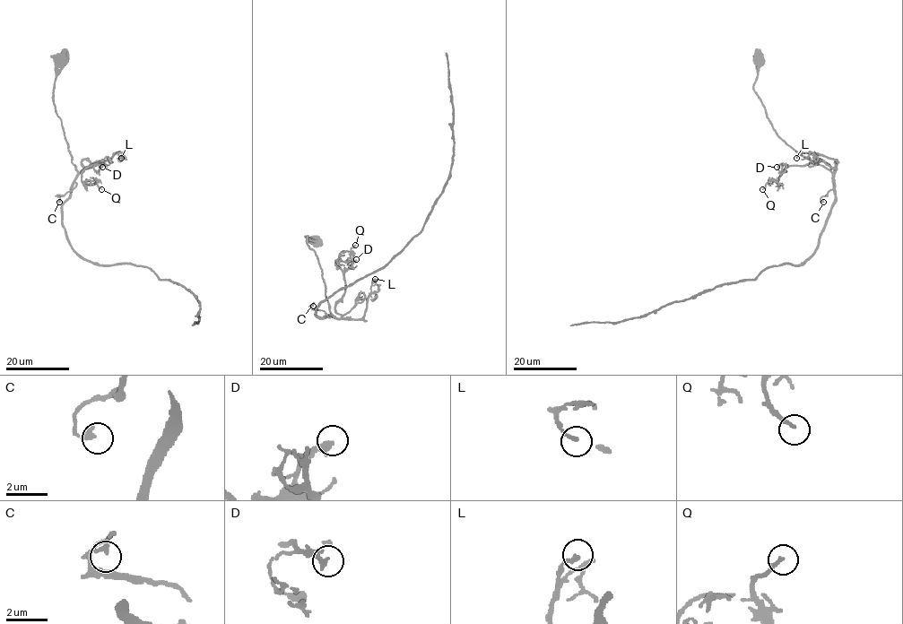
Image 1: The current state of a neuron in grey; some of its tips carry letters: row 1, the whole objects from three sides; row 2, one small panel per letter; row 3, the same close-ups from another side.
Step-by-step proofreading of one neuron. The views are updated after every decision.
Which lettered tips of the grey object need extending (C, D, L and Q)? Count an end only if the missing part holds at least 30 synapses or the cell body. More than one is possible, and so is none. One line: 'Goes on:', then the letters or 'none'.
Goes on: none

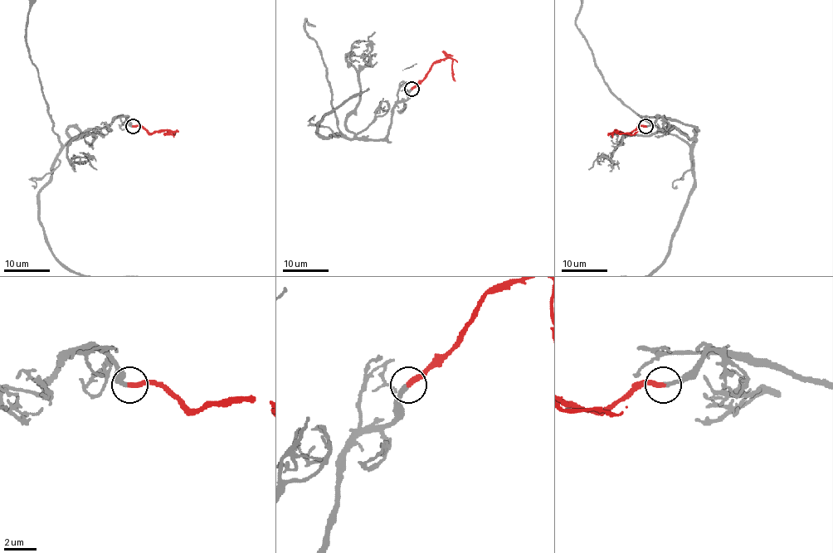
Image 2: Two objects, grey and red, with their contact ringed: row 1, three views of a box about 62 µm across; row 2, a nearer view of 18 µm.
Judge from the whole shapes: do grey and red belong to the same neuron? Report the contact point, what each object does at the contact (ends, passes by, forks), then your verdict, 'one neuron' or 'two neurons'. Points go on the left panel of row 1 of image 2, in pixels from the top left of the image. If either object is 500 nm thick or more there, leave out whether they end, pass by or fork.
(133, 126) | grey ends | red ends | one neuron

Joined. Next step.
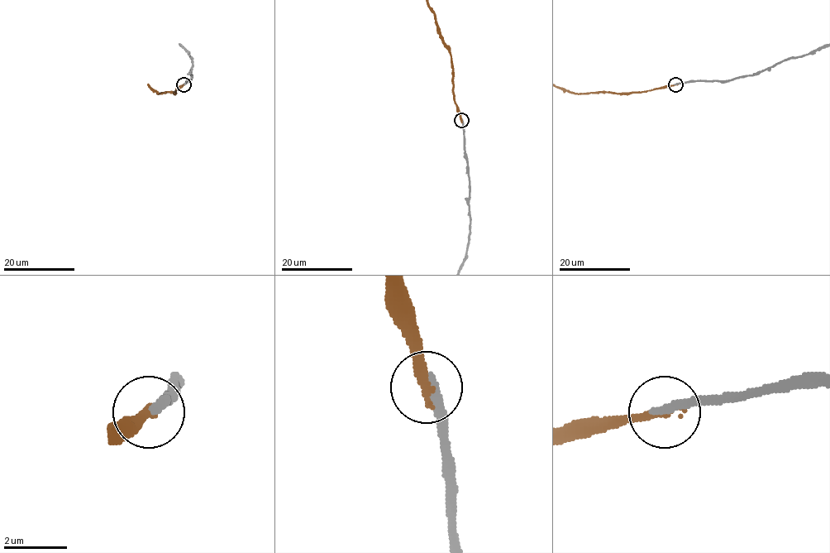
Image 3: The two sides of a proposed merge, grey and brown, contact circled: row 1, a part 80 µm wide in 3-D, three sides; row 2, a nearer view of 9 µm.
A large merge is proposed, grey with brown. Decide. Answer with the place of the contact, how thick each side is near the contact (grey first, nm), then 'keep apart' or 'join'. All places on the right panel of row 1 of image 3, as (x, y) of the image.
(675, 84) | 340/320 nm | join

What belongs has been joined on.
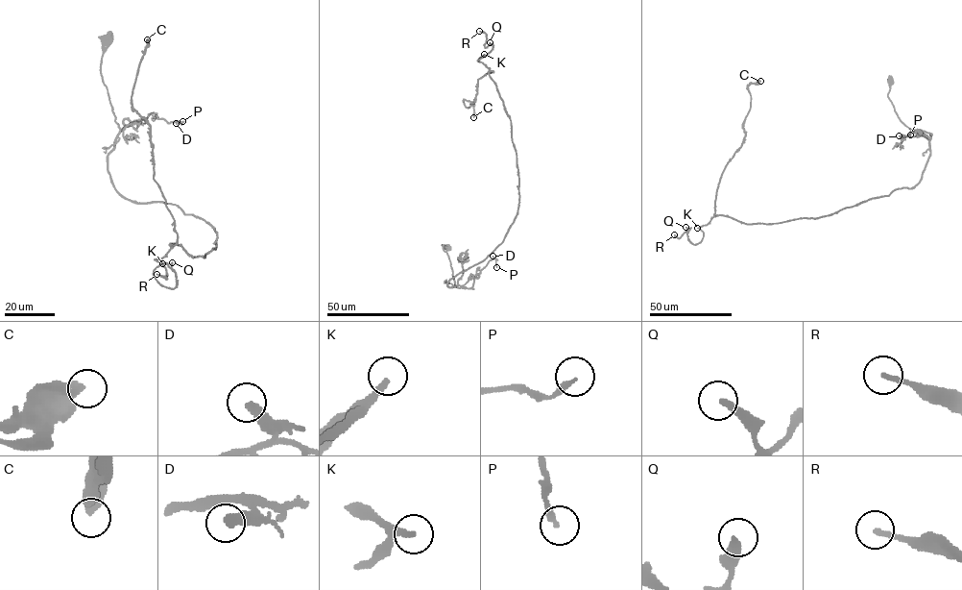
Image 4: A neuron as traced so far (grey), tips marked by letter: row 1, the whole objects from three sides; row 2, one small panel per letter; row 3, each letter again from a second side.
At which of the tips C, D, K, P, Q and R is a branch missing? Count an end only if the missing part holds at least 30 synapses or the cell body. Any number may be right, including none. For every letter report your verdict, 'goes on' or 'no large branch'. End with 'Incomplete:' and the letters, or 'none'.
C: no large branch
D: no large branch
K: no large branch
P: no large branch
Q: no large branch
R: goes on
Incomplete: R

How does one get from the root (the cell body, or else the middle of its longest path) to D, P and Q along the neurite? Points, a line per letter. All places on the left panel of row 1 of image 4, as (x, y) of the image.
D: (108, 39), (101, 76), (118, 126), (121, 129), (152, 113), (176, 123)
P: (108, 39), (110, 42), (101, 60), (101, 76), (118, 126), (121, 129), (152, 113), (168, 123), (182, 121)
Q: (108, 39), (113, 186), (217, 232), (204, 257), (172, 244), (156, 258), (173, 288), (172, 262)

